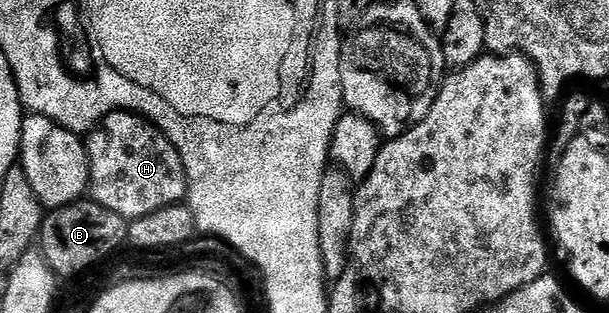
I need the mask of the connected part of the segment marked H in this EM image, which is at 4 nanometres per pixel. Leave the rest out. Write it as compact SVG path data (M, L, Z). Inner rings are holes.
M111 112L86 137L91 160L90 199L121 214L128 222L149 216L187 199L187 171L175 143L146 116L137 112Z

